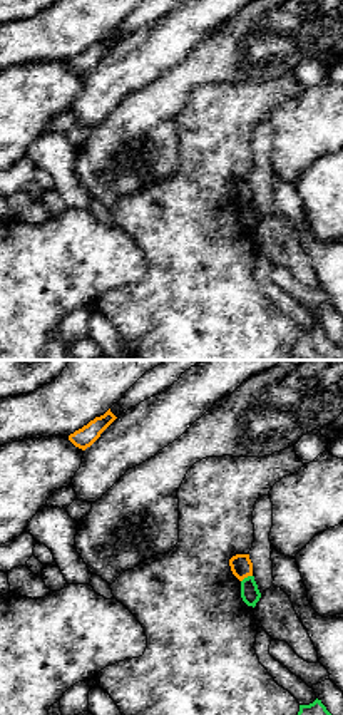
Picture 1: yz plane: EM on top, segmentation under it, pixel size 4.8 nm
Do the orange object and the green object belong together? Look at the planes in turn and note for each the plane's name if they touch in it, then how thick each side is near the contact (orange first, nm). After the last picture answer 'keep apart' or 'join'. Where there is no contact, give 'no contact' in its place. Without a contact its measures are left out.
contact in yz; calibres 110 and 90 nm

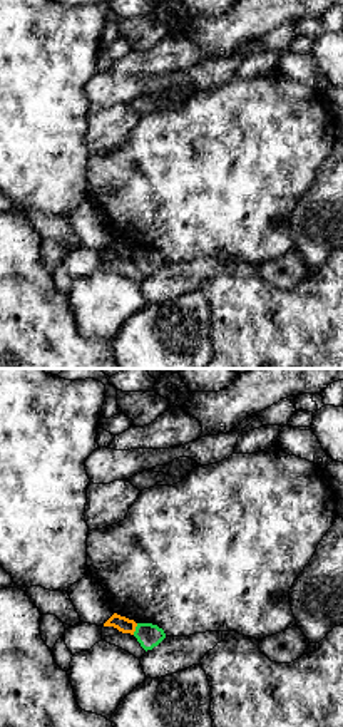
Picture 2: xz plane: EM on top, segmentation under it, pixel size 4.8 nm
contact in xz; calibres 70 and 120 nm

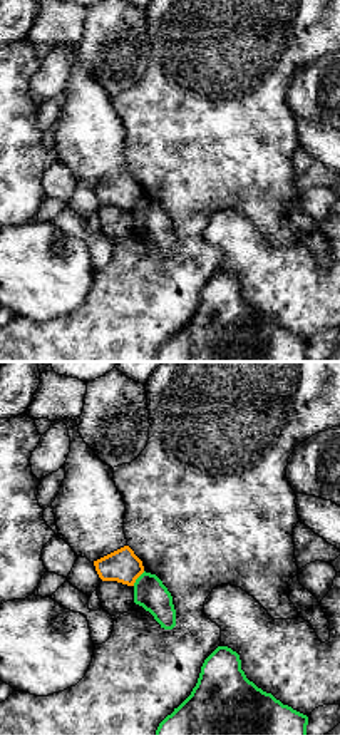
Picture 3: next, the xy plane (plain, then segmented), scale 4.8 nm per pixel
contact in xy; calibres 160 and 150 nm

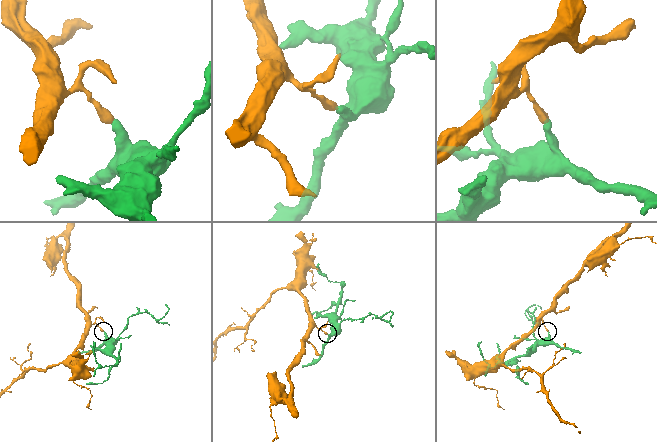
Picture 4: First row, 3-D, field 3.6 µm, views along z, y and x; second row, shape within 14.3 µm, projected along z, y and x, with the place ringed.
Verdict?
keep apart

